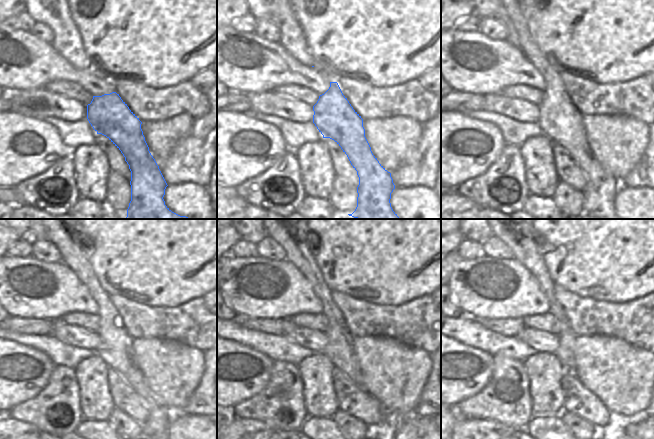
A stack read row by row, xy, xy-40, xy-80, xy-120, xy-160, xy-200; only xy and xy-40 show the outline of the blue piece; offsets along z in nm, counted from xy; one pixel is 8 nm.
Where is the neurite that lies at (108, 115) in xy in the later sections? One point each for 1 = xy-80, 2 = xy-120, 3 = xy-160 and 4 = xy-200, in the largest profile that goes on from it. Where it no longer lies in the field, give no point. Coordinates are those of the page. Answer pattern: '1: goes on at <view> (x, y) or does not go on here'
1: goes on at xy-80 (559, 120)
2: goes on at xy-120 (116, 346)
3: goes on at xy-160 (339, 349)
4: goes on at xy-200 (521, 239)

